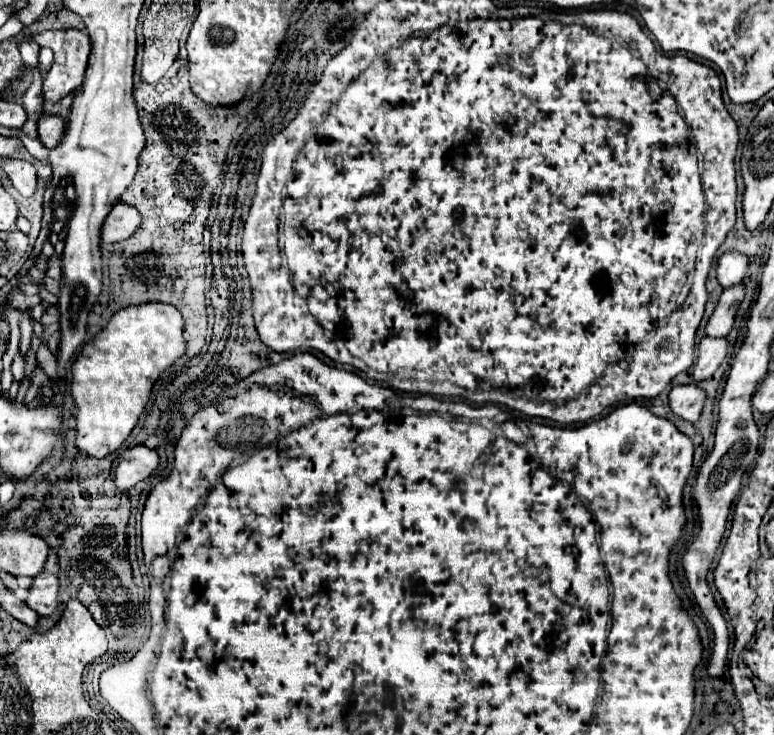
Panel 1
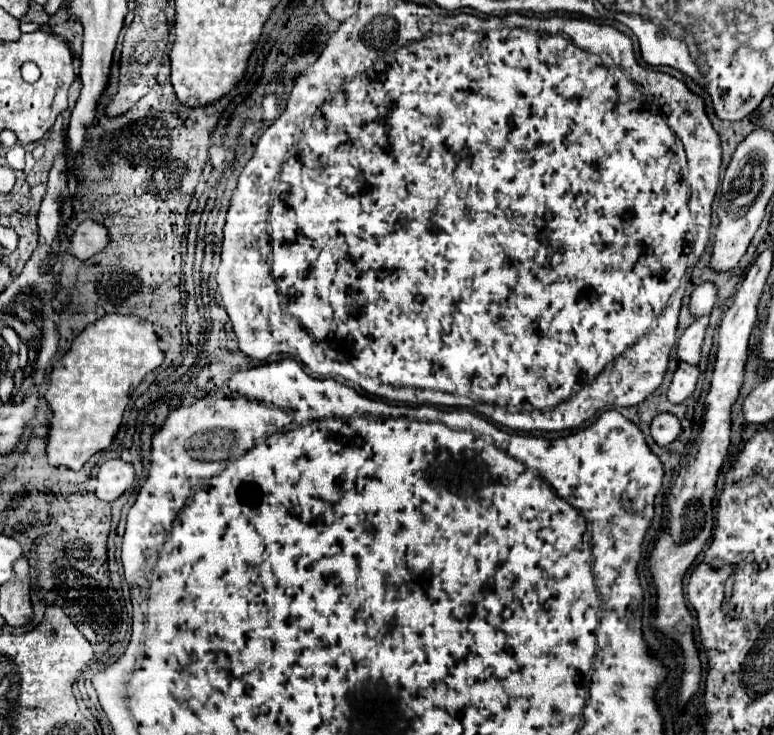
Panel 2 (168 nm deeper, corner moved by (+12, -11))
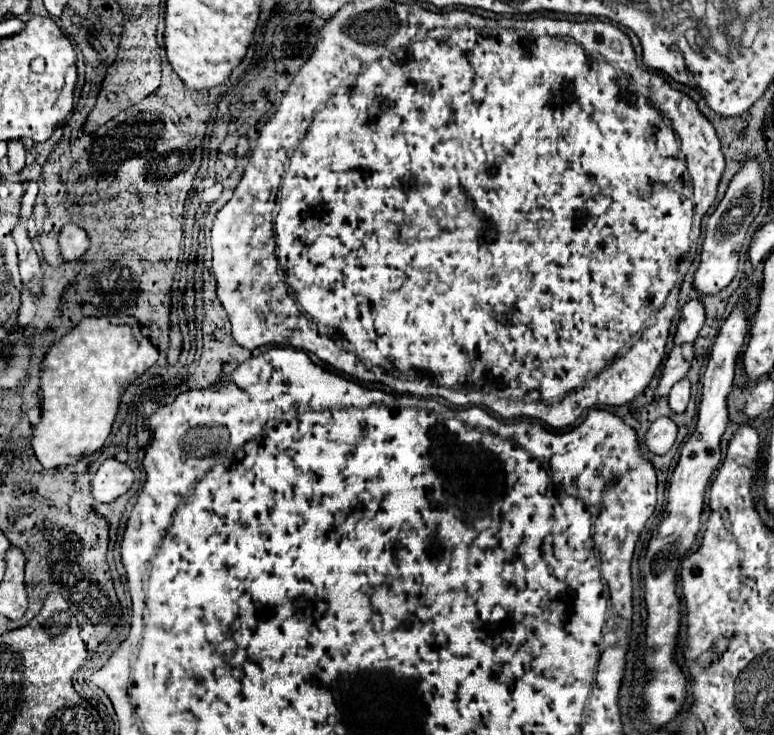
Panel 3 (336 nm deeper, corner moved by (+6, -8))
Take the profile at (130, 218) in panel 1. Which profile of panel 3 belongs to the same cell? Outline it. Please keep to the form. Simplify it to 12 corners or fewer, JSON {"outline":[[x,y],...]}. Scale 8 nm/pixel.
{"outline":[[74,223],[58,237],[64,261],[84,255],[90,239]]}

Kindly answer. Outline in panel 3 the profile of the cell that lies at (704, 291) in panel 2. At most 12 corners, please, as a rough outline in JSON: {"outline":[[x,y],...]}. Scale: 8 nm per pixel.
{"outline":[[698,299],[688,301],[678,319],[674,343],[694,343],[706,319]]}

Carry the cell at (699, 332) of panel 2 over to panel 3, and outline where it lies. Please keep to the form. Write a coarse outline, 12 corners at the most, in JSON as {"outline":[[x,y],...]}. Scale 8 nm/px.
{"outline":[[674,345],[654,395],[666,397],[688,373],[694,345]]}

